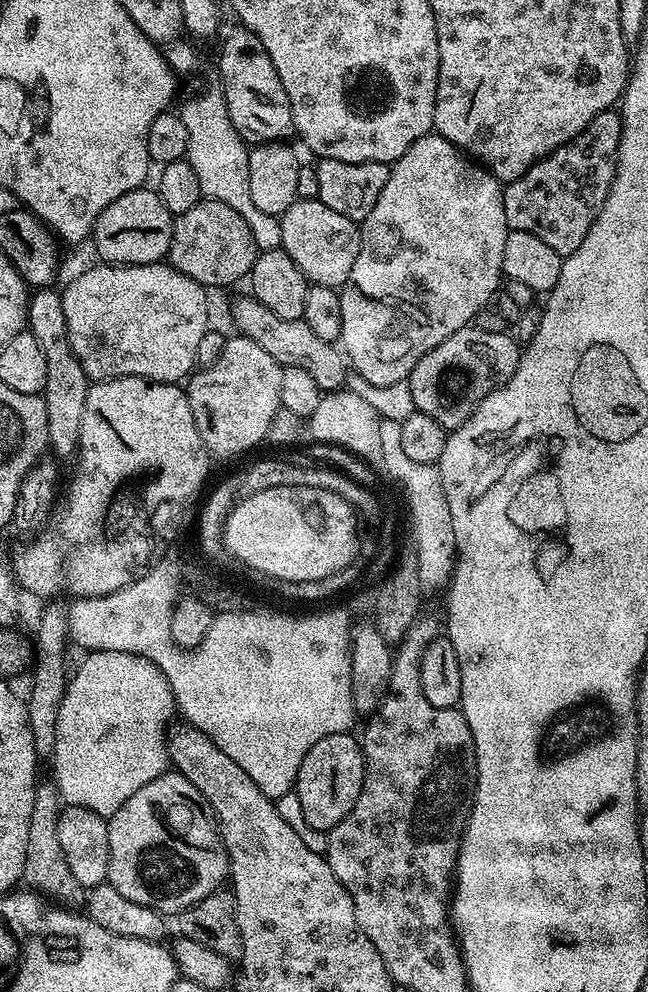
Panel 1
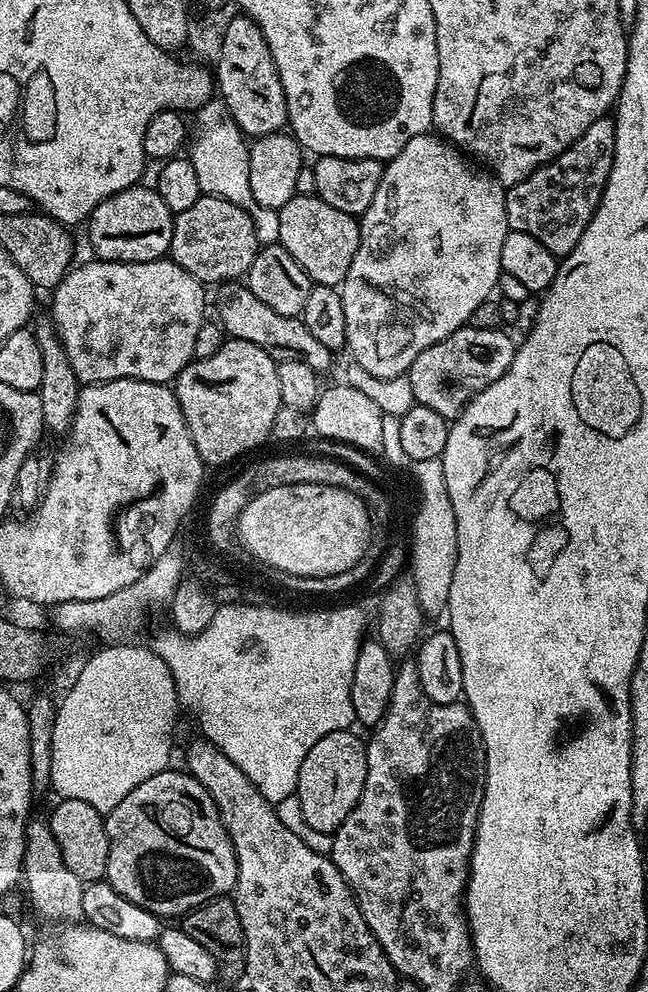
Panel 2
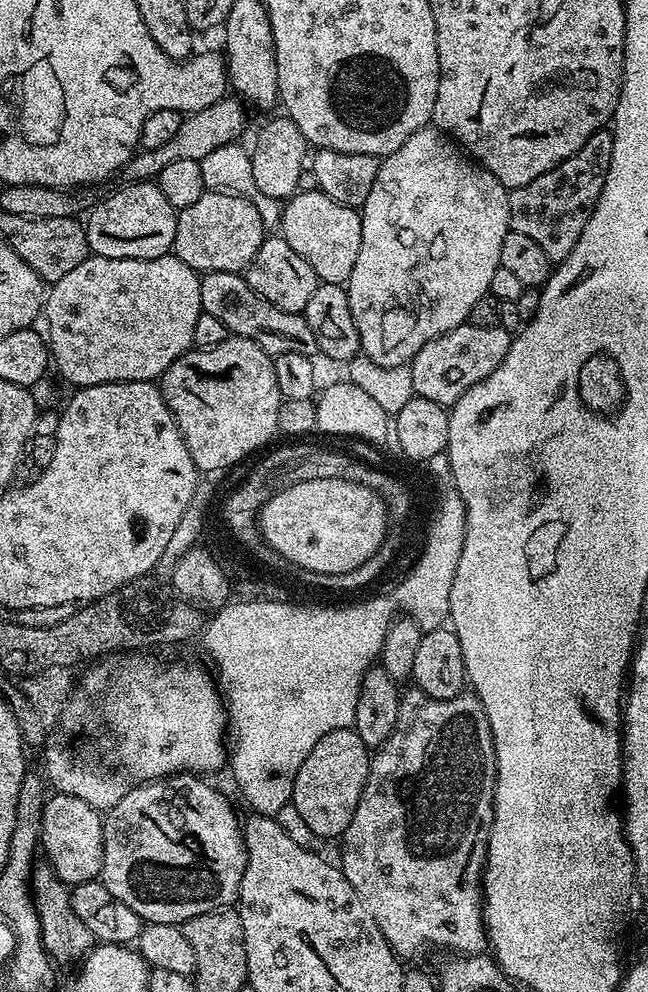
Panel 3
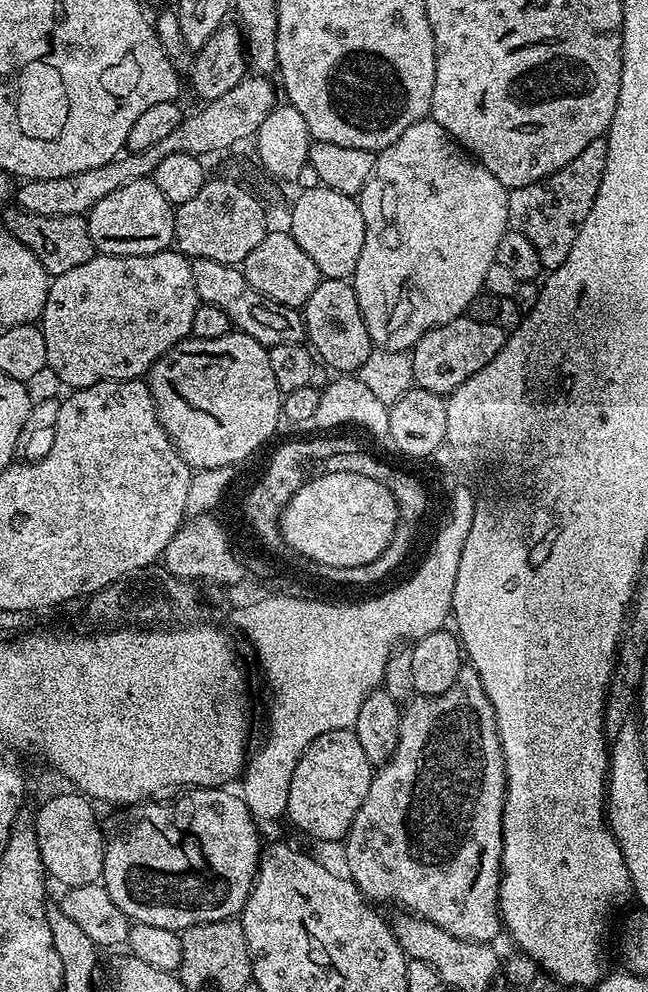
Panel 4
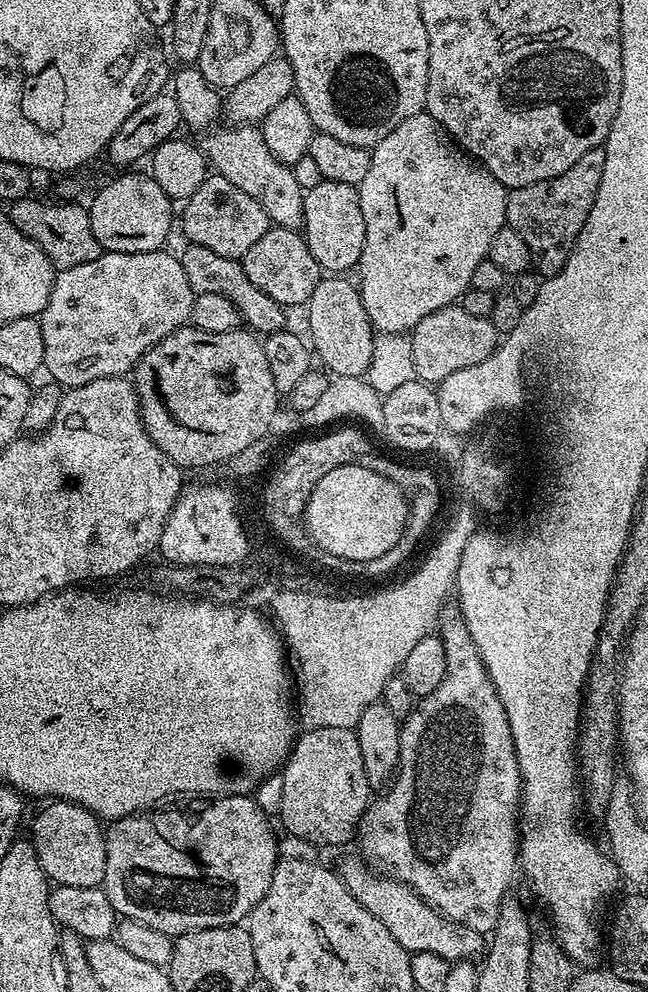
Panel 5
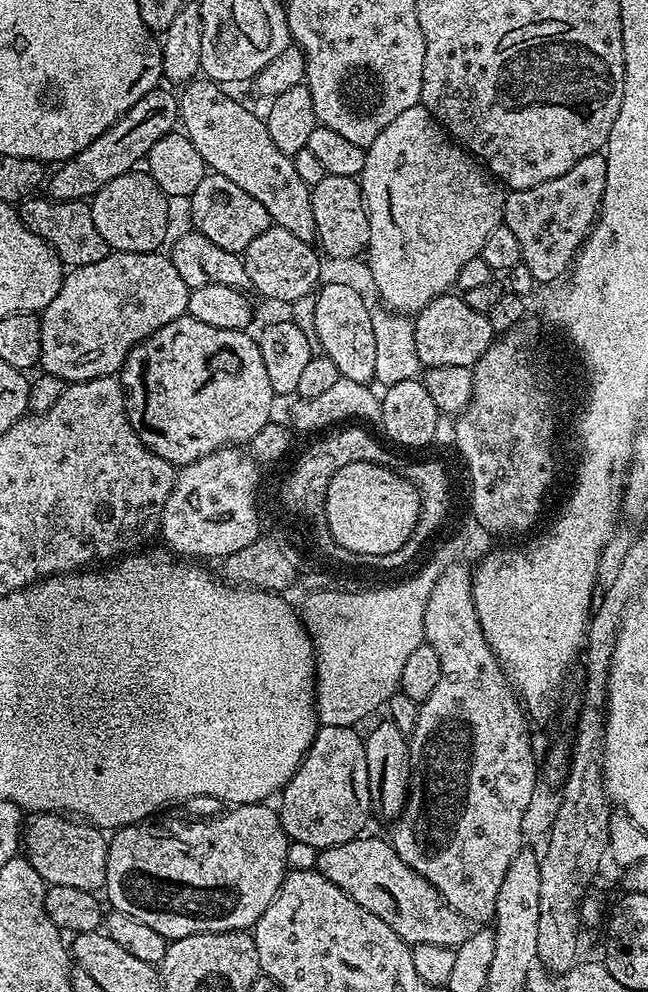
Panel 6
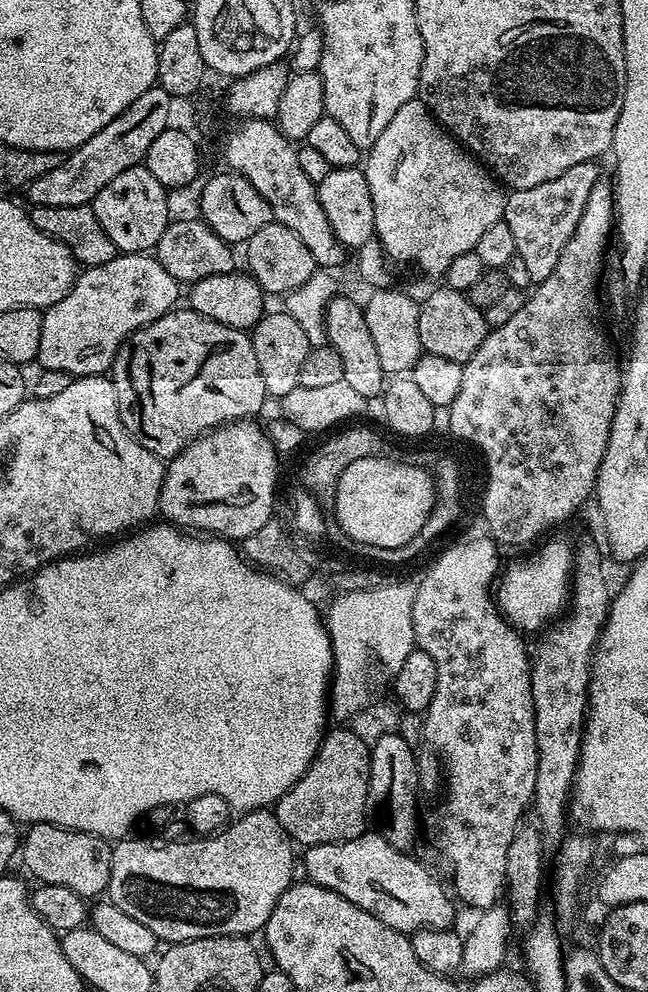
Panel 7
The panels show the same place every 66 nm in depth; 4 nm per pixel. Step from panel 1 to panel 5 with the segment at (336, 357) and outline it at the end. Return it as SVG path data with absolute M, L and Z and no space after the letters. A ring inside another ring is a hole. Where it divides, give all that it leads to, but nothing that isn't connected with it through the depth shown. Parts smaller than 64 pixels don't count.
M188 244L185 249L185 252L179 253L180 265L182 270L186 270L186 282L190 282L196 296L206 294L225 296L238 310L241 321L253 333L267 334L285 331L285 309L278 302L274 302L274 298L262 294L262 290L258 290L254 286L254 282L250 282L250 278L246 278L246 270L240 260L222 258L222 254L214 254L214 250L206 250L206 246L197 244Z

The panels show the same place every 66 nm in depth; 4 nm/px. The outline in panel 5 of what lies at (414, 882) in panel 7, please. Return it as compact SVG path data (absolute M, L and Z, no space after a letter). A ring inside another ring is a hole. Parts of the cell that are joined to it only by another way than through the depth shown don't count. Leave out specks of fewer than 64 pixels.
M359 855L356 856L348 856L341 862L338 867L340 881L346 890L350 890L350 894L354 894L354 898L358 898L358 902L362 902L362 906L366 906L366 910L370 910L370 914L374 914L374 918L378 918L378 922L382 922L382 926L386 926L386 930L390 930L390 934L394 934L398 946L402 946L409 954L438 954L438 958L446 958L449 962L472 960L485 951L486 940L481 933L447 920L413 888L387 874L371 872L367 868L369 865Z

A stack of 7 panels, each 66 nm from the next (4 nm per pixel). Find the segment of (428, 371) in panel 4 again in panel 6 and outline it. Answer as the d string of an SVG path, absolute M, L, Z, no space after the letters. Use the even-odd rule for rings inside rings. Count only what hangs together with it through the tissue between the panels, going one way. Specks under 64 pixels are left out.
M445 294L434 298L414 316L414 345L425 369L438 366L472 368L491 346L494 333L485 313L470 310L463 295Z

